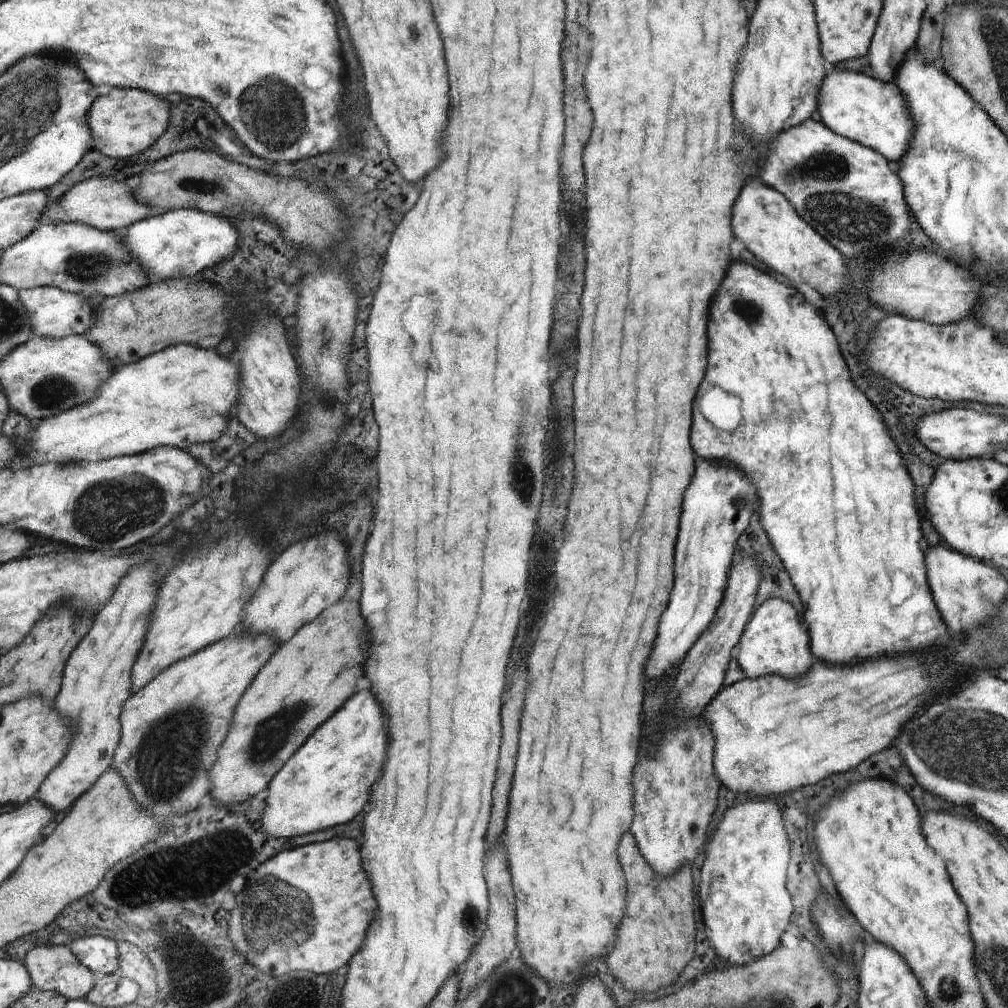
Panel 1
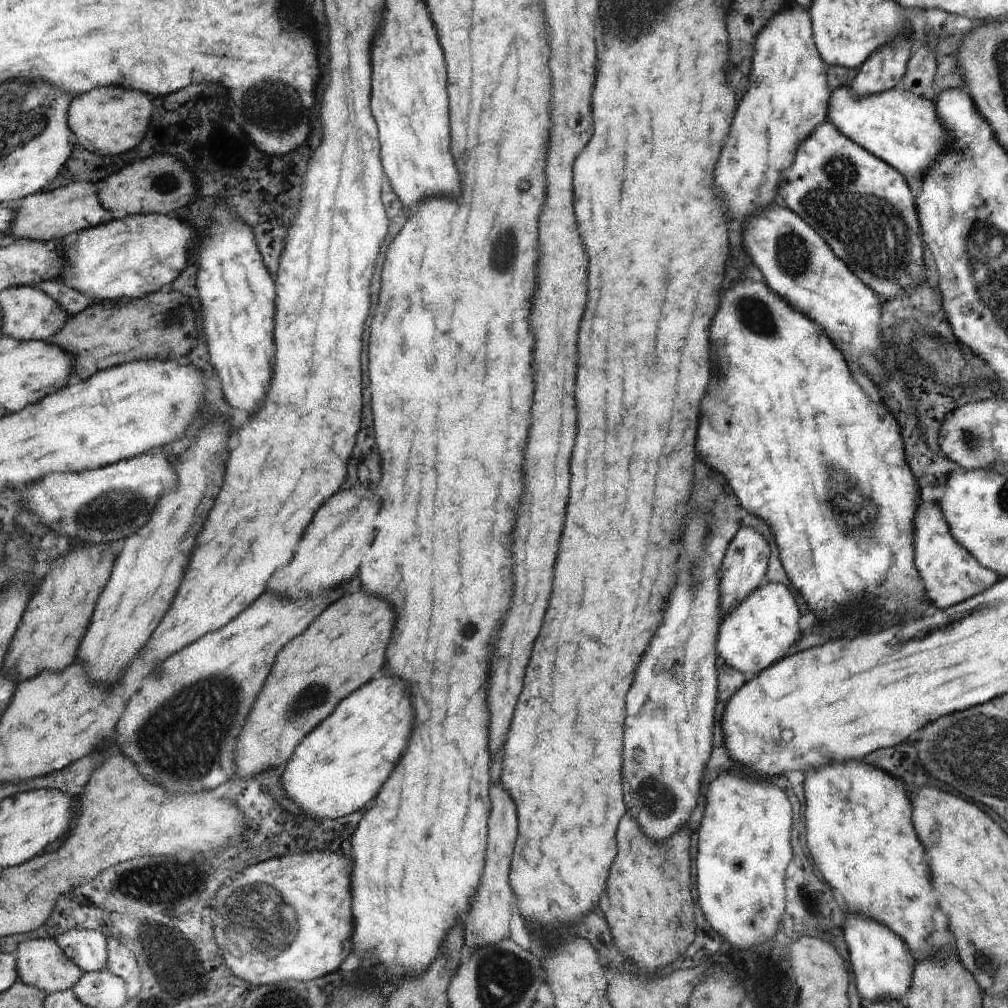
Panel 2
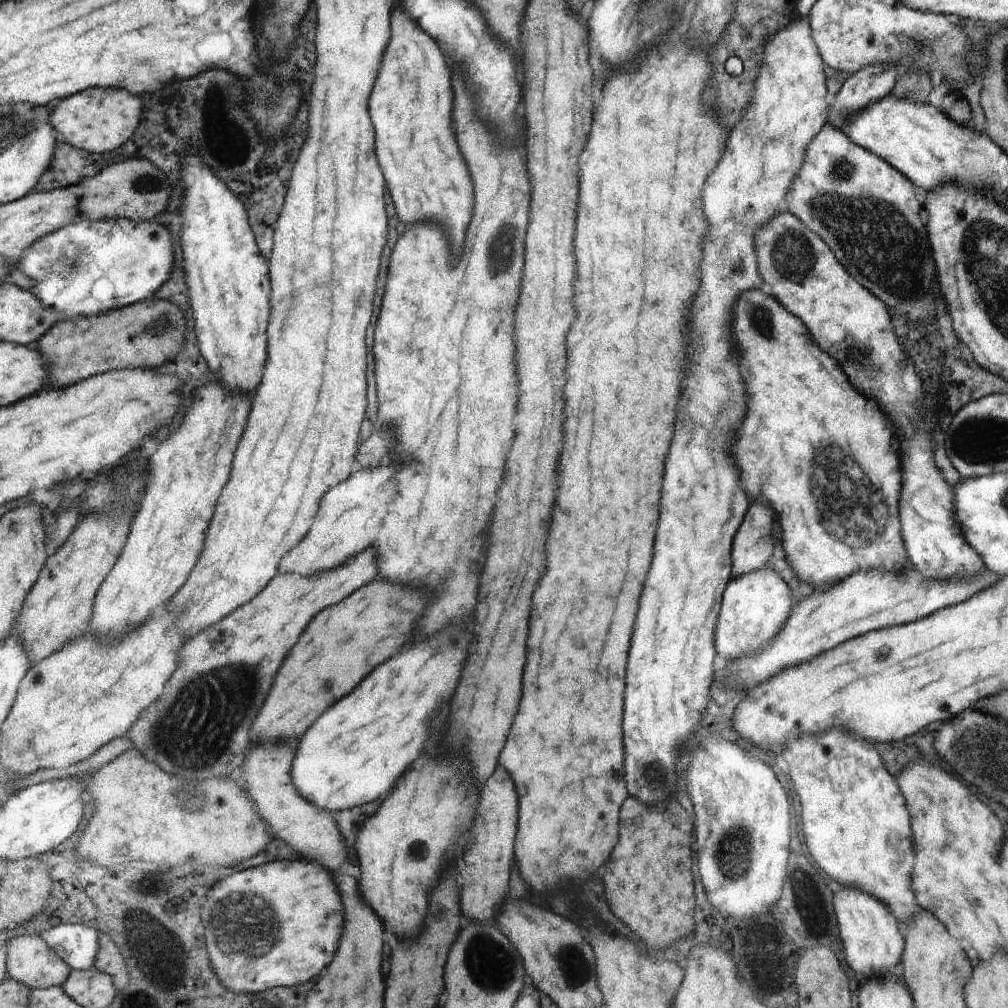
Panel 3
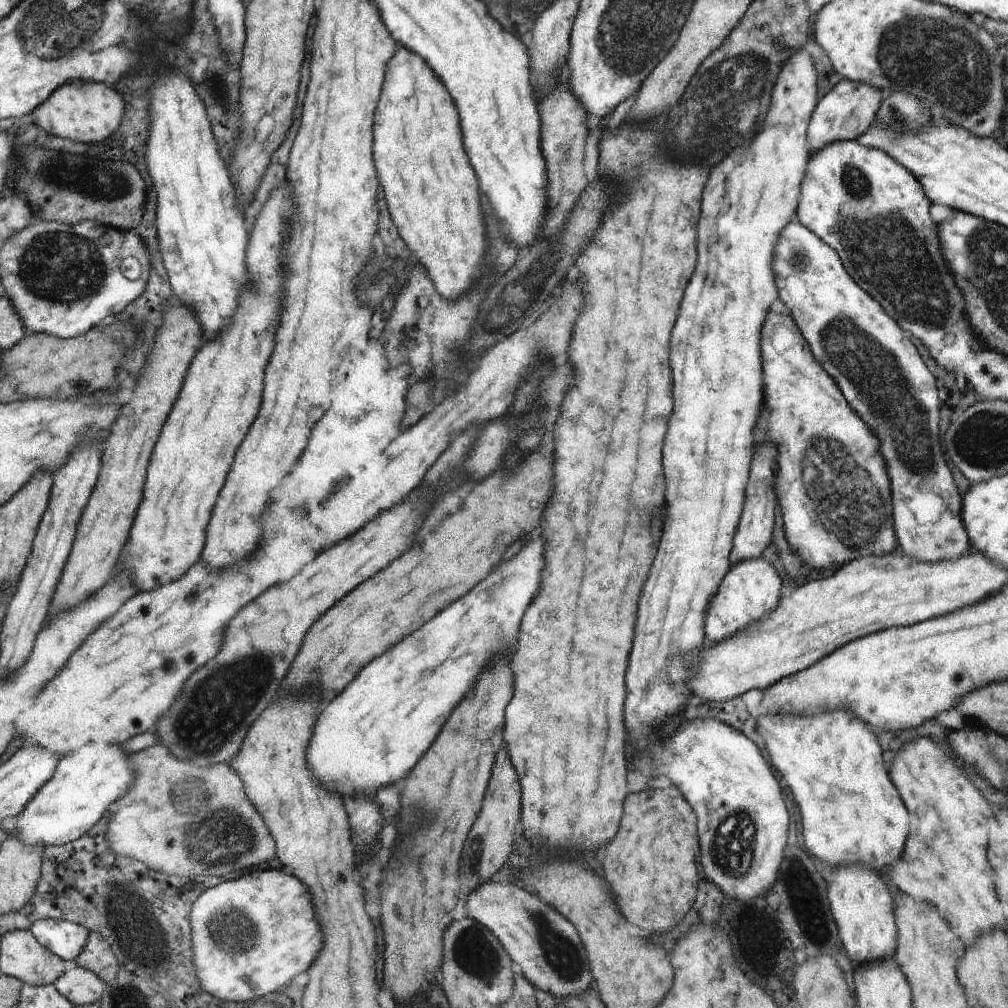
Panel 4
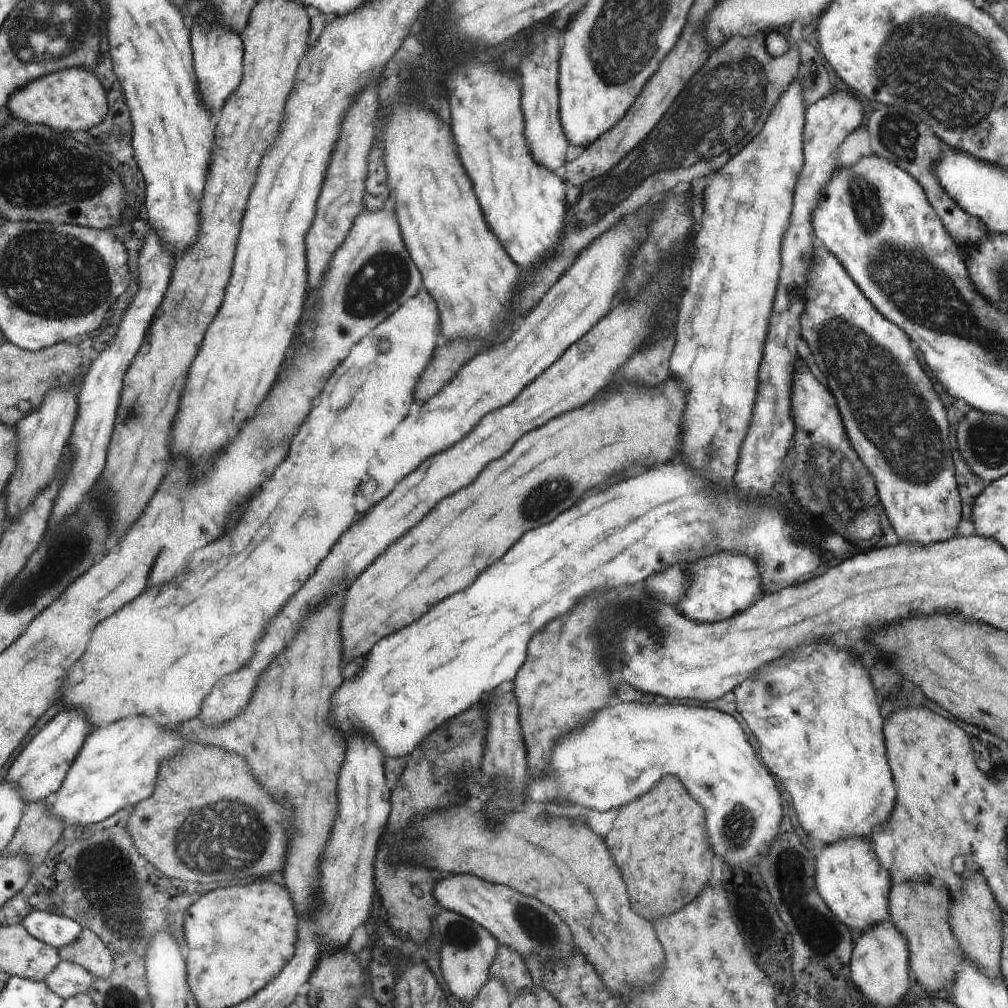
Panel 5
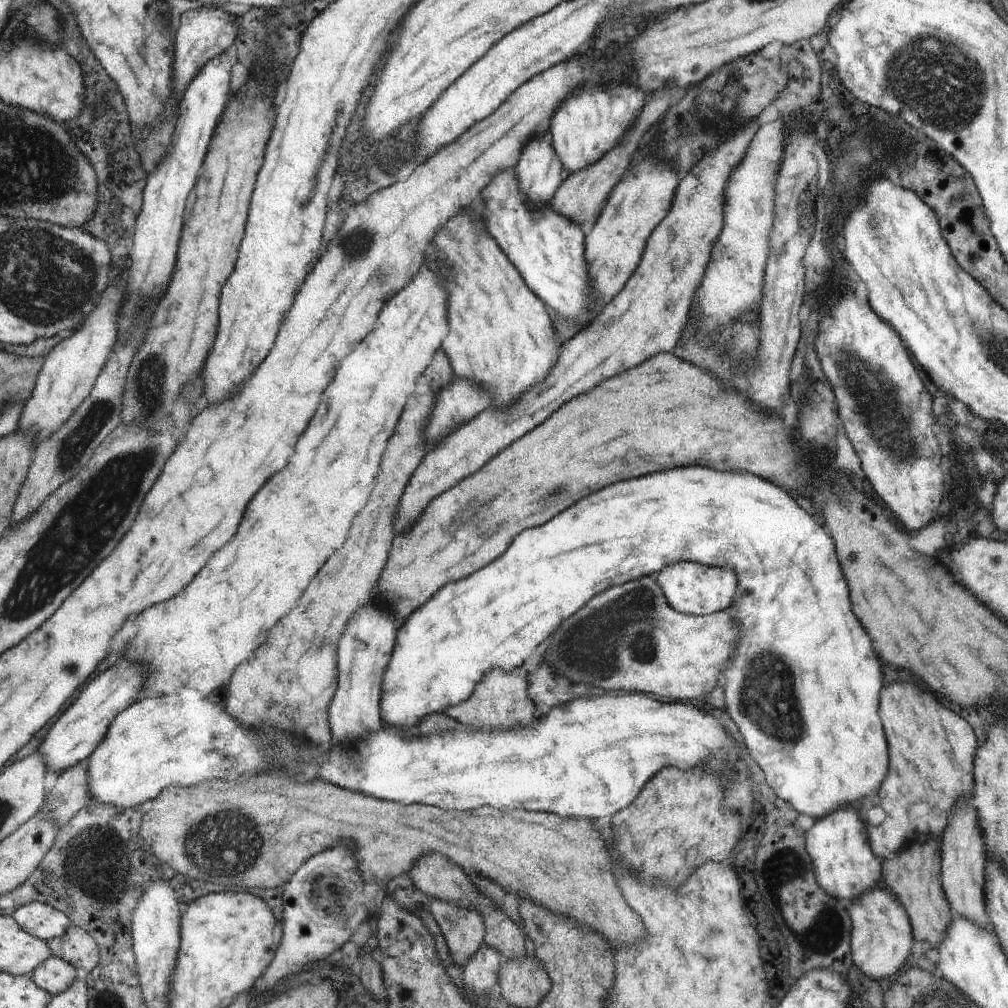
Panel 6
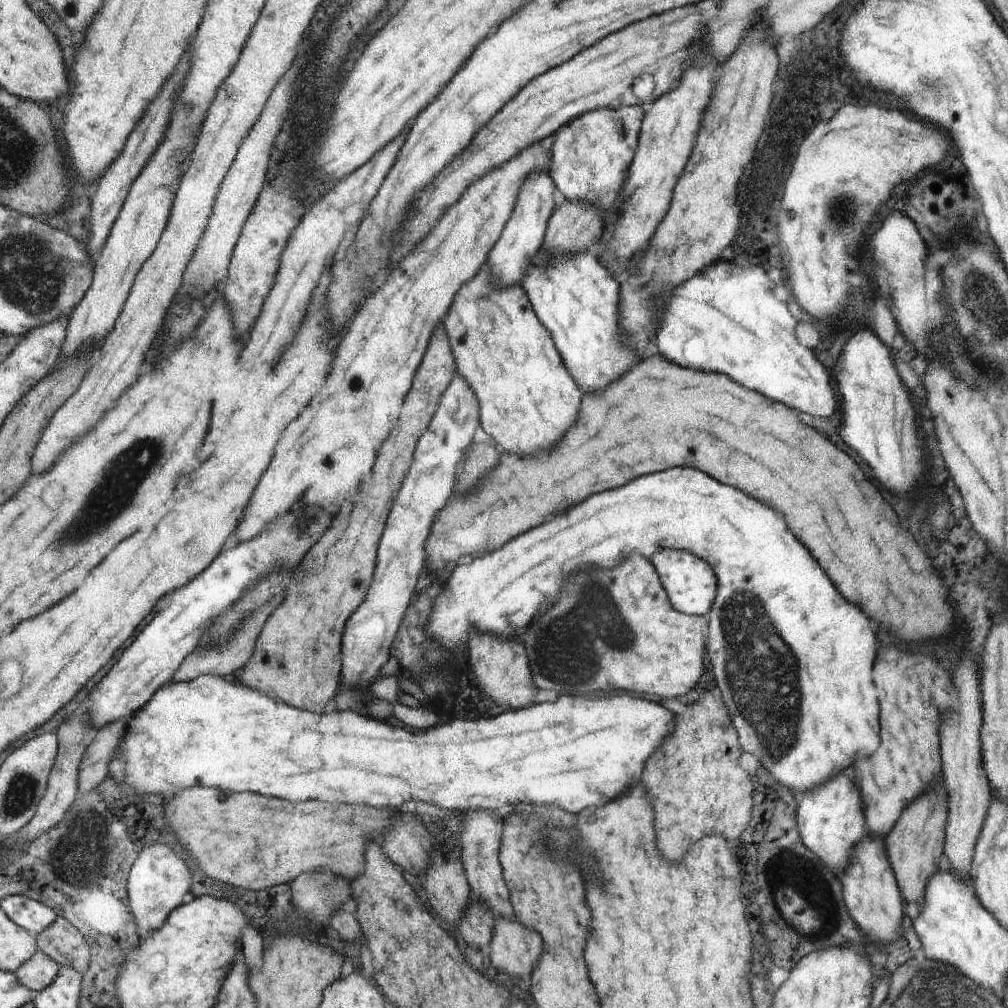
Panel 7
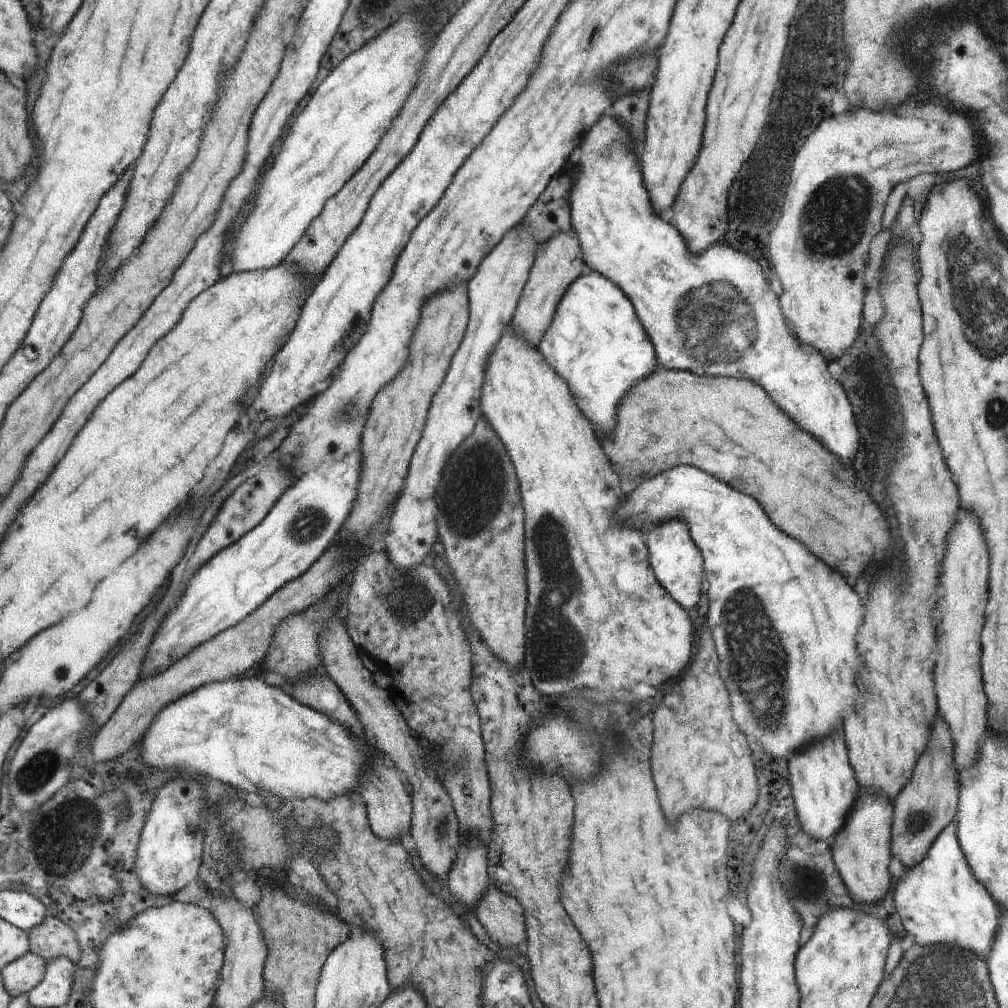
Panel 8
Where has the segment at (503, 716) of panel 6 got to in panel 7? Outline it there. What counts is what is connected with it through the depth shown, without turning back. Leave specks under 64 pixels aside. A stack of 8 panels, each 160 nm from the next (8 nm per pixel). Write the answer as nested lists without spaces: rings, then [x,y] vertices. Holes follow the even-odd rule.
[[[471,629],[468,646],[468,662],[477,680],[476,689],[483,692],[494,704],[504,711],[521,709],[533,704],[539,688],[533,680],[529,657],[524,642],[500,639],[489,633],[482,635],[479,630]]]

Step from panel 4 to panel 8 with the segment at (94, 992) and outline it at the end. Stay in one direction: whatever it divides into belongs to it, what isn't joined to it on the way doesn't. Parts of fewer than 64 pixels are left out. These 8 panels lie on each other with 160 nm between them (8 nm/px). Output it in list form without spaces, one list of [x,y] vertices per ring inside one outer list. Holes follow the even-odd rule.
[[[34,952],[10,963],[2,972],[11,995],[16,998],[22,993],[29,994],[40,986],[49,972],[49,964],[49,961]]]

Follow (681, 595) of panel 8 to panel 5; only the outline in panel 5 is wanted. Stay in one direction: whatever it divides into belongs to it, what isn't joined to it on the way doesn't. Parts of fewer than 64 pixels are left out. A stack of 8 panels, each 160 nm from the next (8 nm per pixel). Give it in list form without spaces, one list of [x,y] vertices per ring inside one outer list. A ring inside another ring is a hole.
[[[722,551],[690,560],[689,590],[678,609],[698,623],[717,623],[746,611],[765,595],[762,572],[757,562],[745,552]]]

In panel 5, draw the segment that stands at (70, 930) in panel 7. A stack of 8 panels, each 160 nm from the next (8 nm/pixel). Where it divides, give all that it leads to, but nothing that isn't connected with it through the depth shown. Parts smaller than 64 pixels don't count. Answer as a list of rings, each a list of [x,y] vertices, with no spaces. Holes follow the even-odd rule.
[[[88,927],[85,928],[80,940],[60,951],[64,961],[82,965],[93,972],[96,978],[110,978],[117,970],[112,950],[104,944],[104,940],[97,932],[88,930]]]

